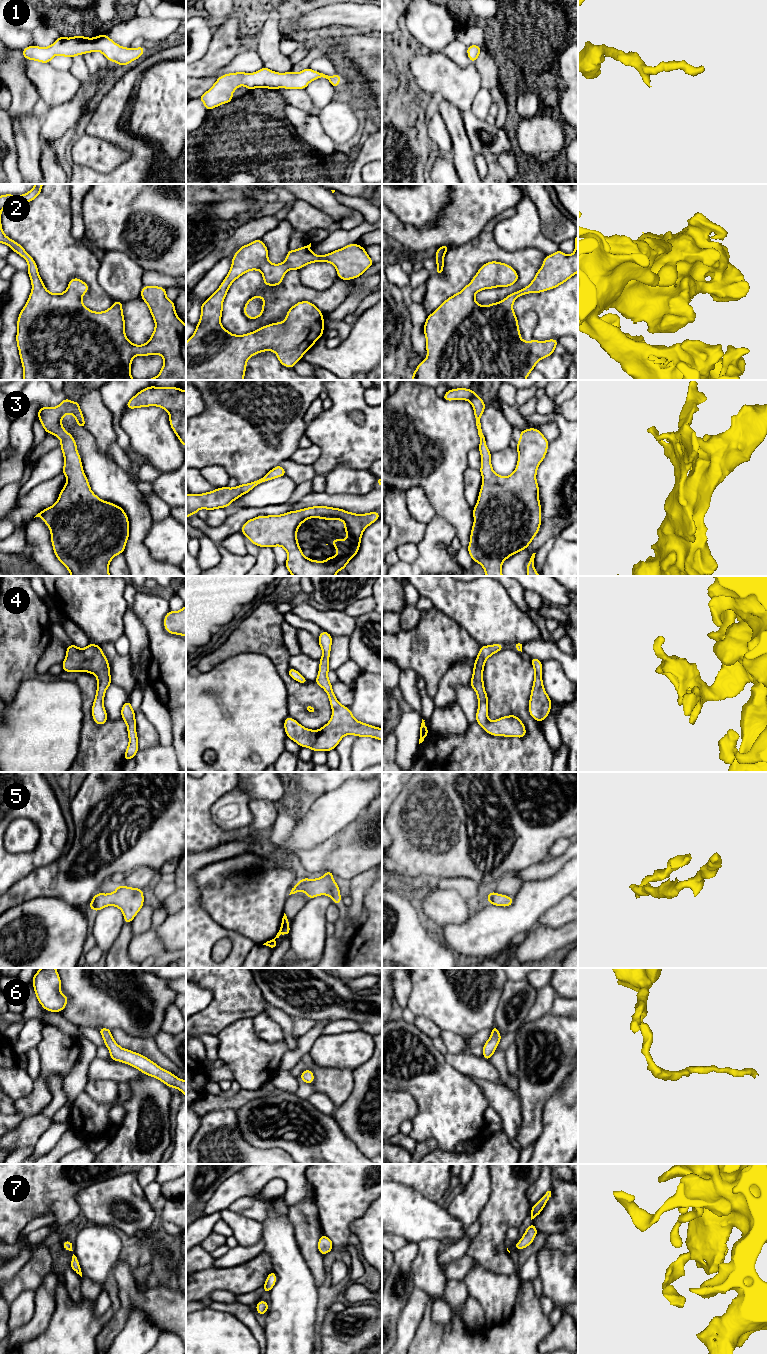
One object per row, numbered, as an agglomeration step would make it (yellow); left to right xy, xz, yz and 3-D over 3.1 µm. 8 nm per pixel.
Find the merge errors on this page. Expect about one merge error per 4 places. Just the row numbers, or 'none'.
none

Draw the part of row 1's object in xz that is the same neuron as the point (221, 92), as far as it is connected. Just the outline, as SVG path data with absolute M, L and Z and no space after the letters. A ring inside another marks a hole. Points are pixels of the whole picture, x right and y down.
M265 66L254 73L236 72L220 76L214 85L203 95L198 97L209 111L222 104L233 100L233 92L244 85L248 90L255 88L269 88L276 90L285 89L306 89L308 84L318 78L326 78L334 88L339 86L341 76L339 74L328 76L306 67L304 70L294 73L278 73Z

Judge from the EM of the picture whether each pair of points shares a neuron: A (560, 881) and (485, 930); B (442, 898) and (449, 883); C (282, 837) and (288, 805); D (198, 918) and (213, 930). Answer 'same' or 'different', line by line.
A: same
B: different
C: same
D: same

